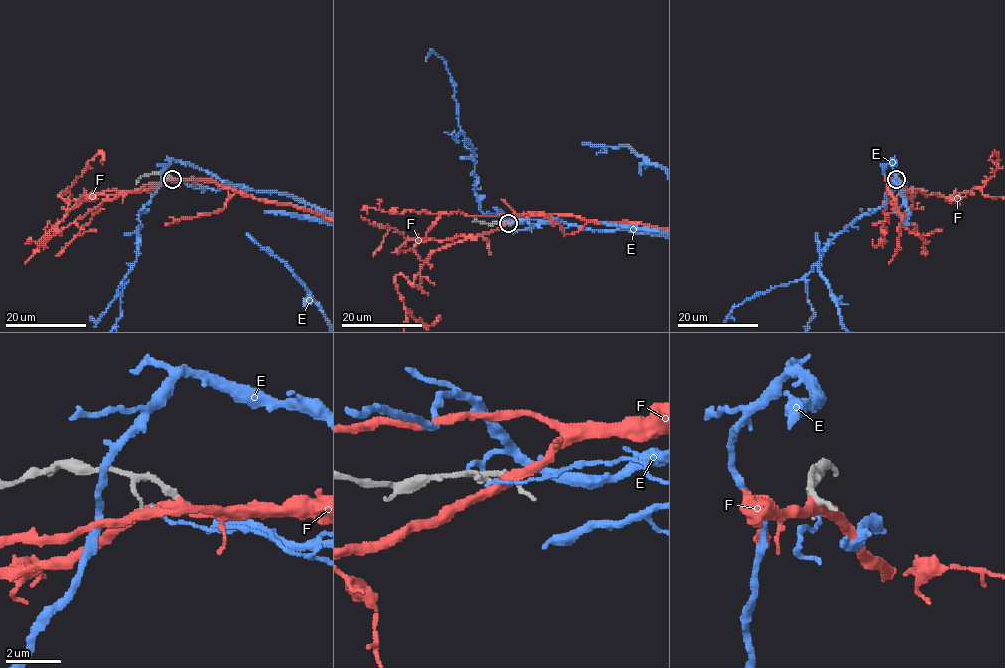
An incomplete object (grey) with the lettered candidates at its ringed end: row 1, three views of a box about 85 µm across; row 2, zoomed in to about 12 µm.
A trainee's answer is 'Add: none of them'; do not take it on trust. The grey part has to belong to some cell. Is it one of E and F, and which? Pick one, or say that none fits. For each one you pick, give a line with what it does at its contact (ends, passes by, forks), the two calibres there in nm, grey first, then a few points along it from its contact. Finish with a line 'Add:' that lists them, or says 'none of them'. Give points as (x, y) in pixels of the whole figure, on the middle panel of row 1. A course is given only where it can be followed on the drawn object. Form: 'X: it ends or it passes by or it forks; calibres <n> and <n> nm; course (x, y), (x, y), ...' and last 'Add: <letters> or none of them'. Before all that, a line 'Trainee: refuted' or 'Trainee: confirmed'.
Trainee: confirmed
Add: none of them

